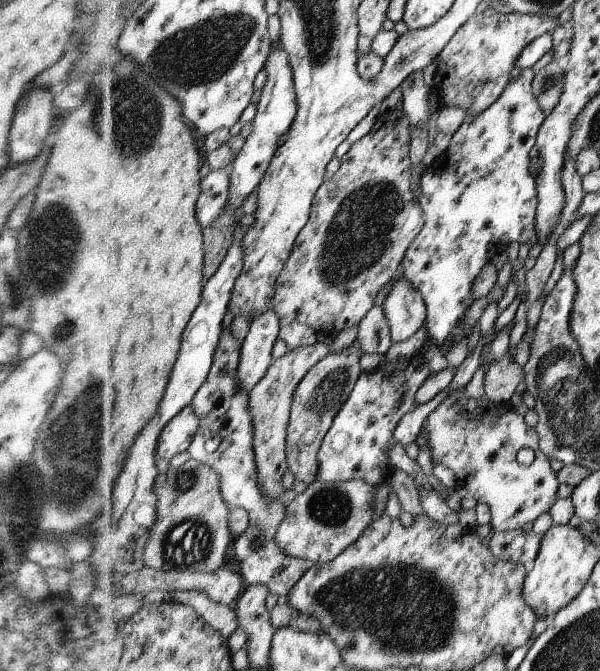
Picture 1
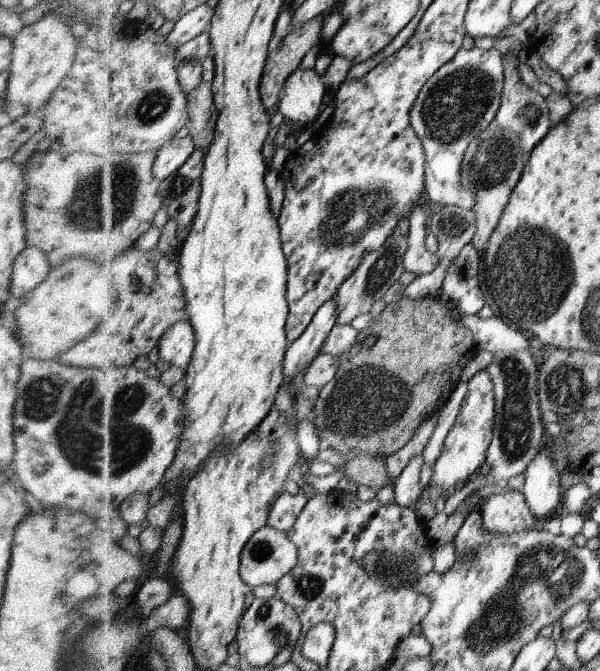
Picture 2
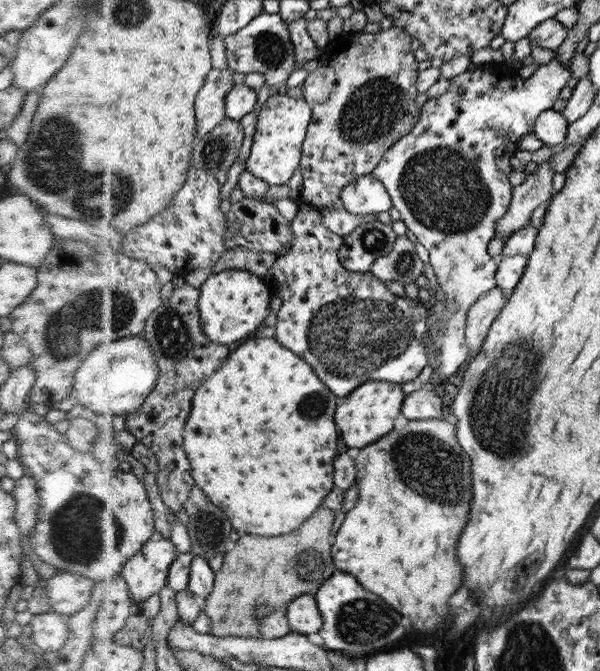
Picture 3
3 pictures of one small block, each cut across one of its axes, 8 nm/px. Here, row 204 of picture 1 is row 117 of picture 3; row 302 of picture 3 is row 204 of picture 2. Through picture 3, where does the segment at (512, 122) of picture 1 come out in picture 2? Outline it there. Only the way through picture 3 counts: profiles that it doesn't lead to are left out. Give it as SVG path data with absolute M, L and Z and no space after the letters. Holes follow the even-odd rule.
M474 45L470 50L461 50L453 60L441 66L426 81L421 94L411 111L411 125L418 138L425 144L426 151L426 195L434 208L443 205L459 206L471 209L476 203L476 194L466 190L461 184L461 164L470 141L480 137L489 125L494 122L497 110L501 106L501 93L504 92L505 64L504 57L493 47L483 50Z

